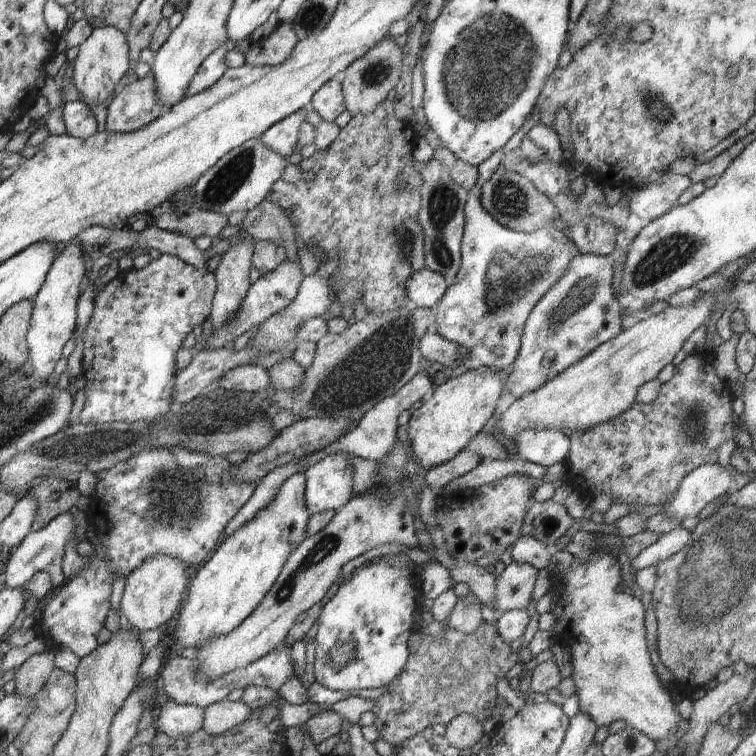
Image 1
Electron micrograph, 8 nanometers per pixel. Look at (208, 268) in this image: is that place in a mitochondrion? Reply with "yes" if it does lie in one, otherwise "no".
no

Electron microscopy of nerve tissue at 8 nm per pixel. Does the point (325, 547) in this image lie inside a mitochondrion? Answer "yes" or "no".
yes

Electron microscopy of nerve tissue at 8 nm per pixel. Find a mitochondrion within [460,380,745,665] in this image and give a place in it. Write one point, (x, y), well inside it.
(693, 422)

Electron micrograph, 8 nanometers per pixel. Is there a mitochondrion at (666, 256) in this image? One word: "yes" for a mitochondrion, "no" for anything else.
yes

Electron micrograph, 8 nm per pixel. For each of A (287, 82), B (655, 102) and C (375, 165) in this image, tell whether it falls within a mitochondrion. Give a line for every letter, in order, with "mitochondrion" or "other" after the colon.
A: other
B: mitochondrion
C: other

